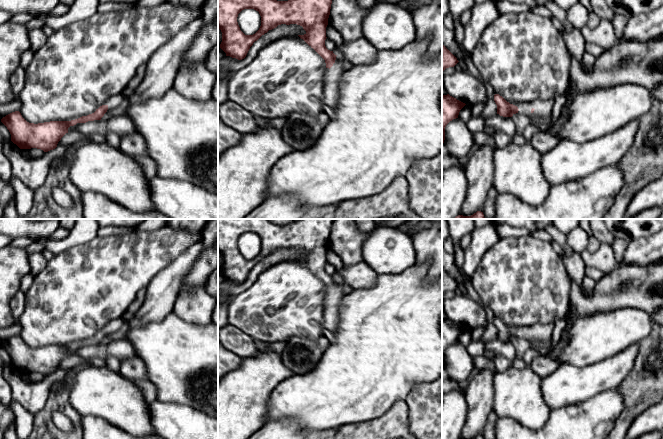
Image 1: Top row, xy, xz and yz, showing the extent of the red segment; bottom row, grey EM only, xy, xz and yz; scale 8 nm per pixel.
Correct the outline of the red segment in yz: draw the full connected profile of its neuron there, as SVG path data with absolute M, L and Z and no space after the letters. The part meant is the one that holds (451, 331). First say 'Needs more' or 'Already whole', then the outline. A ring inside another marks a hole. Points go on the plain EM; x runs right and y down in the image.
Already whole. M442 319L442 367L445 364L445 351L453 343L458 342L460 334L466 328L456 322L447 319Z

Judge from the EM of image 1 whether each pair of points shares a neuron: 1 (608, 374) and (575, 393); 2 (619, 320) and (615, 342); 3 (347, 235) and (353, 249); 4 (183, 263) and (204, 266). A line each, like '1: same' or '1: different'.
1: same
2: same
3: same
4: different

